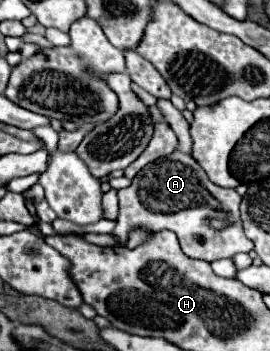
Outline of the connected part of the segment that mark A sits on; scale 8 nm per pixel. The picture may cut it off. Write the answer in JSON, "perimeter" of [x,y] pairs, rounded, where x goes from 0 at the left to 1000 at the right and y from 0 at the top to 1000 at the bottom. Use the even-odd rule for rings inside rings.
{"perimeter":[[[659,425],[519,481],[489,510],[489,527],[437,544],[437,567],[444,613],[415,658],[437,698],[474,692],[474,664],[489,652],[541,652],[563,664],[630,652],[659,670],[667,704],[704,738],[785,749],[800,738],[933,715],[933,687],[896,658],[881,601],[896,561],[874,538],[793,527],[711,442]]]}

